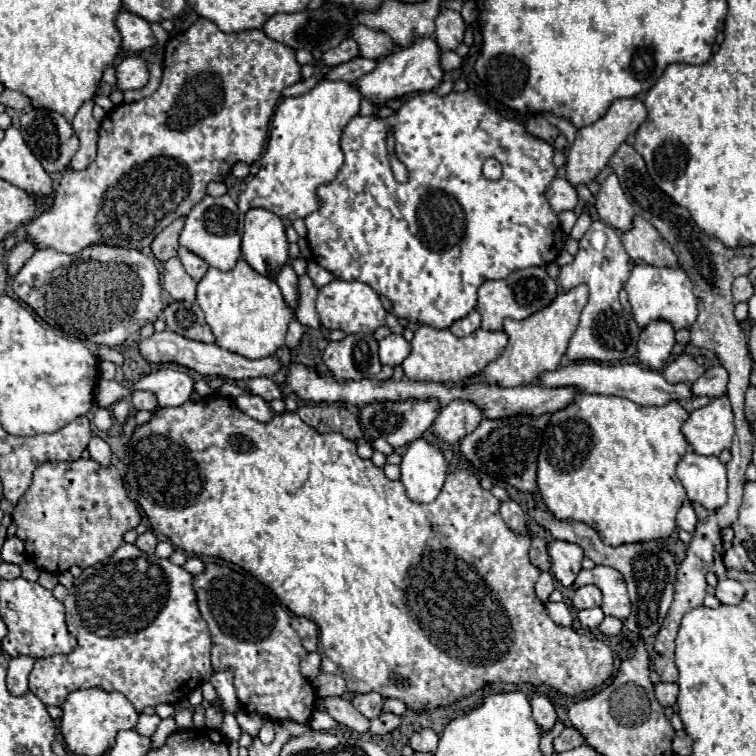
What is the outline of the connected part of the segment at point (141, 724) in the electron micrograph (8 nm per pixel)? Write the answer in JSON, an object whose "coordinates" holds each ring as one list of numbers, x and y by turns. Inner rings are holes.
{"coordinates":[[140,714,138,724,136,724,136,730,138,730,142,736,148,736,148,738,150,738,150,736,156,732,158,724,160,724,160,718,158,718,156,714,152,714,152,716,148,716,148,714]]}

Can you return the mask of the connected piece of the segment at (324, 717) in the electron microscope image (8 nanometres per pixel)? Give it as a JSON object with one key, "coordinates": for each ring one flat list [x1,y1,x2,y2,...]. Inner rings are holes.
{"coordinates":[[314,712,312,718,310,718,310,726,314,730,332,730,338,724,336,724,336,720,330,714,326,714,326,712]]}

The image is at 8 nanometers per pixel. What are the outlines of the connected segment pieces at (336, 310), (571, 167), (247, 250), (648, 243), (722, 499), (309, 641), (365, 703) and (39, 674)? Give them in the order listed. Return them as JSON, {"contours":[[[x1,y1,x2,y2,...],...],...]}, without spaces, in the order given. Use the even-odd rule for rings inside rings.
{"contours":[[[332,280,328,286,318,290,316,310,320,314,320,322,328,330,344,330,346,334,354,332,374,332,376,328,386,324,386,310,380,302,380,296,364,282,344,282]],[[618,98,612,102,608,112,590,126,584,126,576,132,576,140,568,152,566,160,566,178,572,186,588,184,596,178,596,174,608,164,608,158,618,150,618,146,638,130,638,126,646,120,646,106,638,98]],[[250,208,244,222,244,260,256,272,276,278,280,268,288,262,288,240,282,218,266,208]],[[634,216,632,228,622,232,620,236,624,250,636,264,654,264,654,266,676,266,676,256,666,244,666,240,658,234,658,230,646,222,642,216]],[[688,450,680,458,676,474,690,502,700,502,710,510,726,504,726,466,718,456,700,456]],[[294,616,292,618,292,628,298,634,298,638,302,640,306,652,316,652,316,646,318,646,318,626,312,620]],[[368,692,368,694,356,694,352,698,352,704,358,712,362,712,368,720,378,718,382,708,384,708,384,696,380,696,378,692]],[[122,544,110,558,82,570,80,576,74,578,74,586,64,600,66,626,78,646,70,654,38,658,30,672,30,690,46,706,62,706,68,694,80,688,116,690,122,692,138,712,146,706,154,708,162,702,176,704,188,698,190,692,212,674,212,640,206,620,200,616,192,580,194,576,182,566,146,554,134,544]]]}

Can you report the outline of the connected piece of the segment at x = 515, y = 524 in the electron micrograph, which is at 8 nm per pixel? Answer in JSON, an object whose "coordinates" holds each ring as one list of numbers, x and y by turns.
{"coordinates":[[504,500,504,502,500,504,500,514,502,514,504,522,506,522,514,532,526,534,526,516,524,516,522,508,518,506,518,502,514,502,514,500]]}

